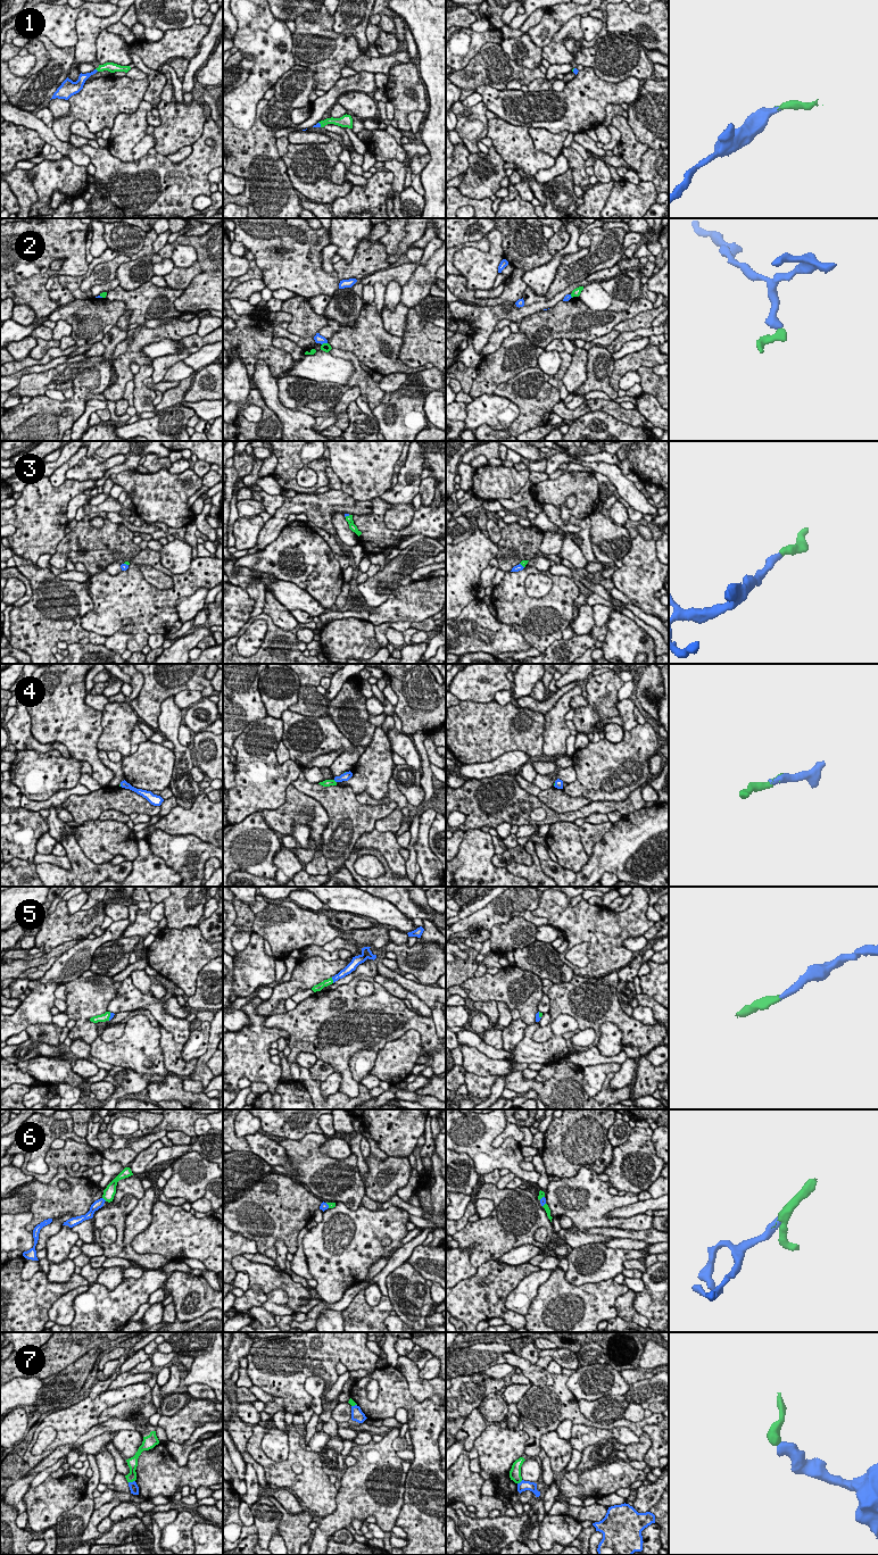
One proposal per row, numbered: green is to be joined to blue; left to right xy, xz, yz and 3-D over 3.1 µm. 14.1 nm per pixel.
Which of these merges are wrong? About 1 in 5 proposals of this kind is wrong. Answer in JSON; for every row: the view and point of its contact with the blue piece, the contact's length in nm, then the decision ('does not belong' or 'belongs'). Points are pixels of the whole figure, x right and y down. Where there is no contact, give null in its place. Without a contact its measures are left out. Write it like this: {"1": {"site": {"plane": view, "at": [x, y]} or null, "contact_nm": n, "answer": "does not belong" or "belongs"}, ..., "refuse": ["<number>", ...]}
{"1": {"site": {"plane": "xz", "at": [320, 124]}, "contact_nm": 90, "answer": "belongs"}, "2": {"site": {"plane": "xz", "at": [324, 342]}, "contact_nm": 90, "answer": "does not belong"}, "3": {"site": {"plane": "xy", "at": [125, 564]}, "contact_nm": 70, "answer": "belongs"}, "4": {"site": {"plane": "yz", "at": [555, 784]}, "contact_nm": 50, "answer": "belongs"}, "5": {"site": {"plane": "xz", "at": [332, 979]}, "contact_nm": 90, "answer": "belongs"}, "6": {"site": {"plane": "xy", "at": [104, 1199]}, "contact_nm": 80, "answer": "belongs"}, "7": {"site": {"plane": "xy", "at": [131, 1482]}, "contact_nm": 100, "answer": "does not belong"}, "refuse": ["2", "7"]}

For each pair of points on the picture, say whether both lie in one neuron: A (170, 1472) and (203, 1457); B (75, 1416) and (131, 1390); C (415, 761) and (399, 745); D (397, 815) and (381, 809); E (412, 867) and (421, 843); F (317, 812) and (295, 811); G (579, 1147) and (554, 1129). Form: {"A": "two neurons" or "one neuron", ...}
{"A": "one neuron", "B": "one neuron", "C": "one neuron", "D": "two neurons", "E": "two neurons", "F": "one neuron", "G": "one neuron"}

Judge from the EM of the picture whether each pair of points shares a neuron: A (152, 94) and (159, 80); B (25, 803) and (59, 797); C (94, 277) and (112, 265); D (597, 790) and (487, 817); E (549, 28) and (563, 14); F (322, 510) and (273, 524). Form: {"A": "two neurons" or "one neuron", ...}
{"A": "one neuron", "B": "one neuron", "C": "one neuron", "D": "two neurons", "E": "one neuron", "F": "one neuron"}

